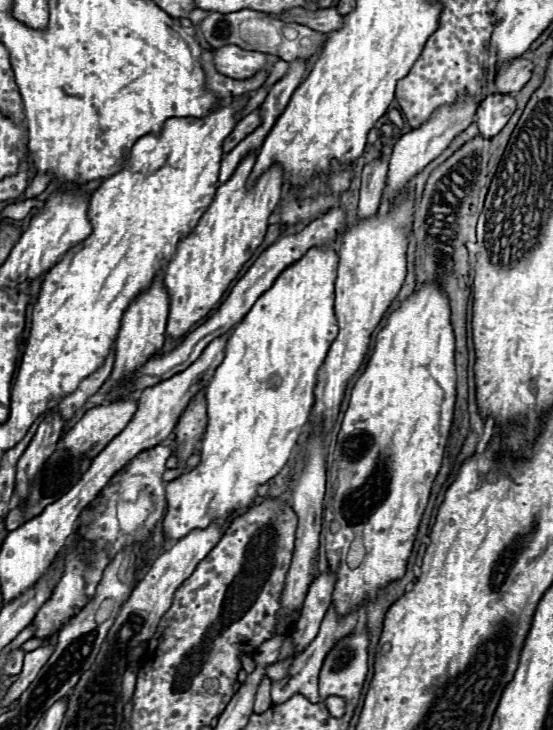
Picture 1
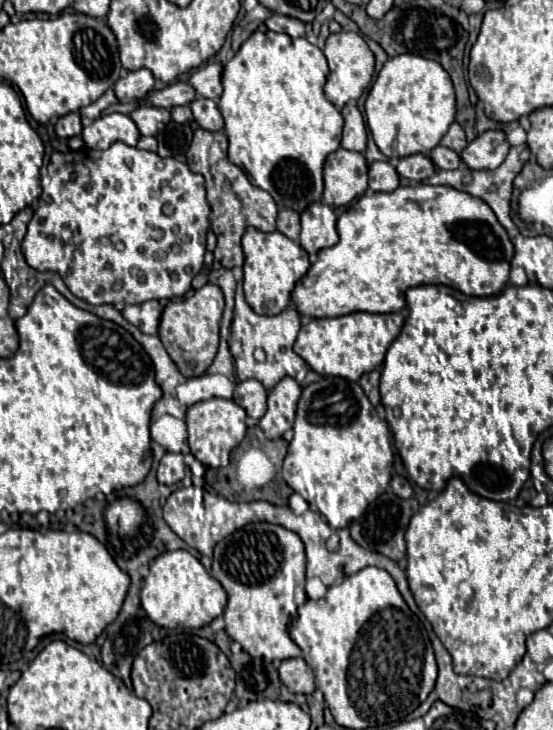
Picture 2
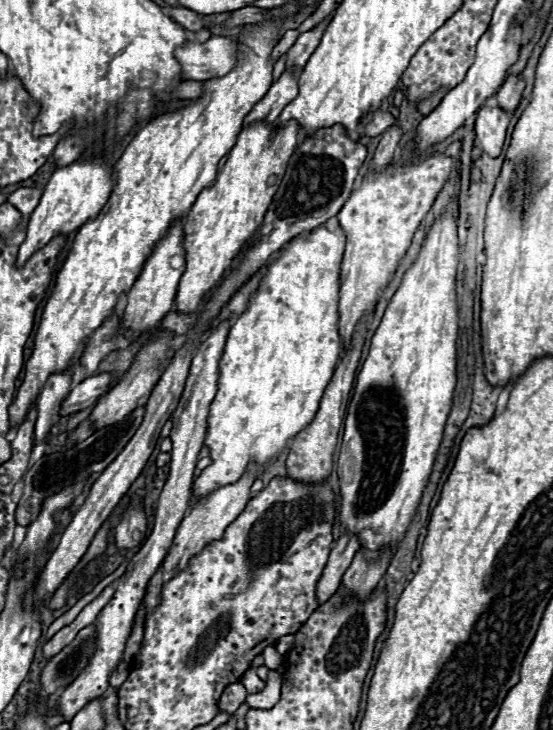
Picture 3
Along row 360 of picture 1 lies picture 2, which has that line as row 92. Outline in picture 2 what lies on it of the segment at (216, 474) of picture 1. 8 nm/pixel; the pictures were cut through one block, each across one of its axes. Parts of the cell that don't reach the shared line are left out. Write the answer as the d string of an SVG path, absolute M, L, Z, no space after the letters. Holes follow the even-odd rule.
M252 32L250 38L240 46L240 50L234 54L232 60L228 60L224 64L224 70L222 70L222 86L224 86L224 92L220 96L220 102L218 102L218 108L224 116L224 130L226 130L226 136L228 136L228 160L236 166L240 166L250 182L262 190L266 190L274 202L278 206L288 206L296 212L300 210L306 210L312 202L320 200L322 192L324 192L324 182L322 182L322 166L324 166L324 160L330 152L338 150L340 148L340 136L342 136L342 126L344 126L344 120L342 120L342 114L334 108L332 102L326 100L324 96L324 82L326 82L326 74L328 74L328 64L326 64L326 58L322 54L322 50L316 46L316 44L310 44L306 38L290 38L288 34L278 34L278 32Z

